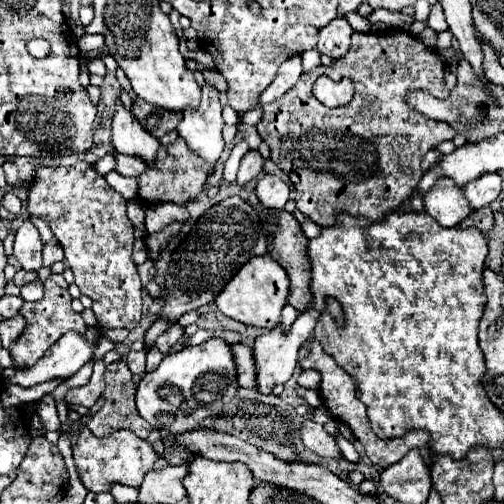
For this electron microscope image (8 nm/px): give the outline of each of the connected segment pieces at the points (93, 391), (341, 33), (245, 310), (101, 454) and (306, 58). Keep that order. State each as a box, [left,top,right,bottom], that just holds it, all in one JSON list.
[[66,361,104,407],[316,17,352,59],[216,253,290,329],[62,423,160,493],[302,49,320,71]]

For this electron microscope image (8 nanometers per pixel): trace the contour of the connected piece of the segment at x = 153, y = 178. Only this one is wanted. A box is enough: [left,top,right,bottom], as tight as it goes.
[138,139,214,205]

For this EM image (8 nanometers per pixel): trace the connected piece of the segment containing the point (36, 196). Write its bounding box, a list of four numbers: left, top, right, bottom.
[28,161,142,329]

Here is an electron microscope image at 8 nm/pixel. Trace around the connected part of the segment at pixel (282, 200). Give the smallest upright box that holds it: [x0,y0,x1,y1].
[256,175,290,209]

